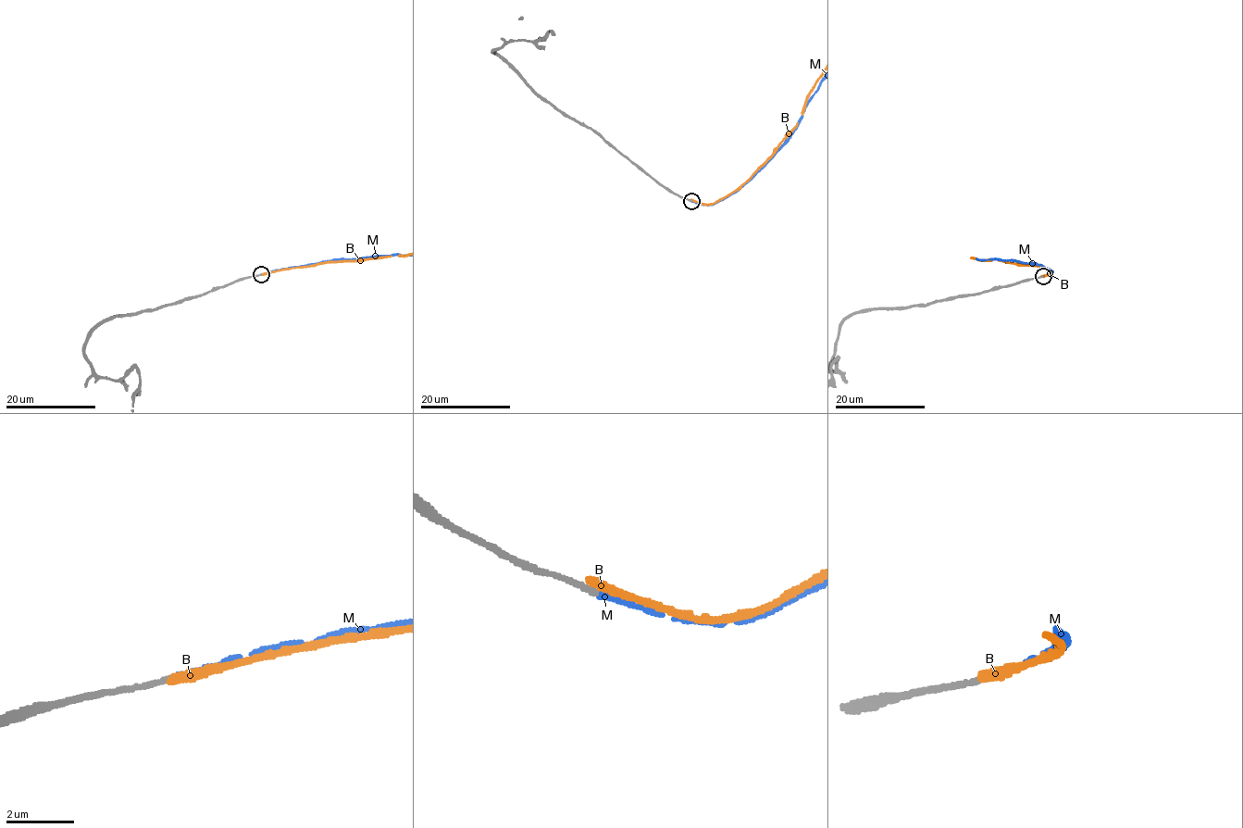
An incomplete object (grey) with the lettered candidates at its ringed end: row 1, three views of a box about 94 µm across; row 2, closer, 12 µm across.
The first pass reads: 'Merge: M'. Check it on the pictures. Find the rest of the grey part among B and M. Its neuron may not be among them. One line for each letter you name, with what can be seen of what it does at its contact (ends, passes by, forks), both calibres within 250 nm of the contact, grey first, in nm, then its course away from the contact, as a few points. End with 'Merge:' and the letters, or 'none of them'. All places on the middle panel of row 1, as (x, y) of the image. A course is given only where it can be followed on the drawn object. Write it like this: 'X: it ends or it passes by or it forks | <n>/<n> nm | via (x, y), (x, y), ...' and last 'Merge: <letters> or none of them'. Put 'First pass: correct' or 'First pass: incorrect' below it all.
M: it ends | 160/170 nm
Merge: M
First pass: correct

